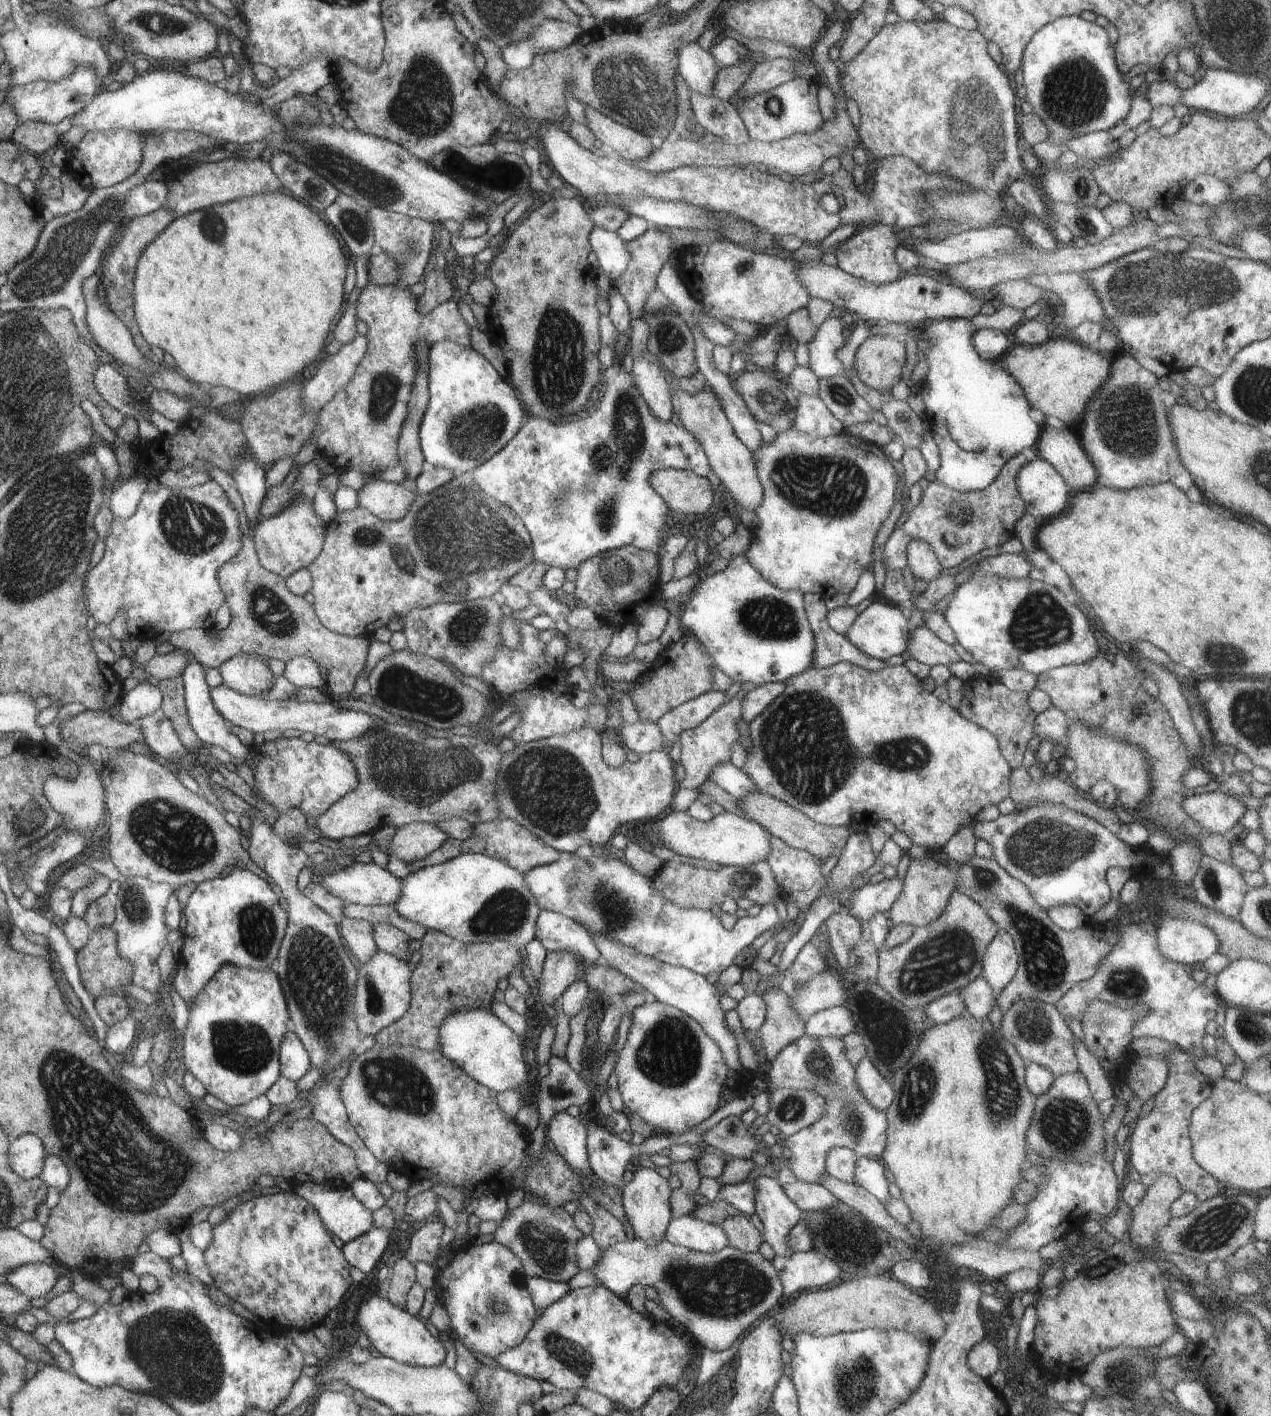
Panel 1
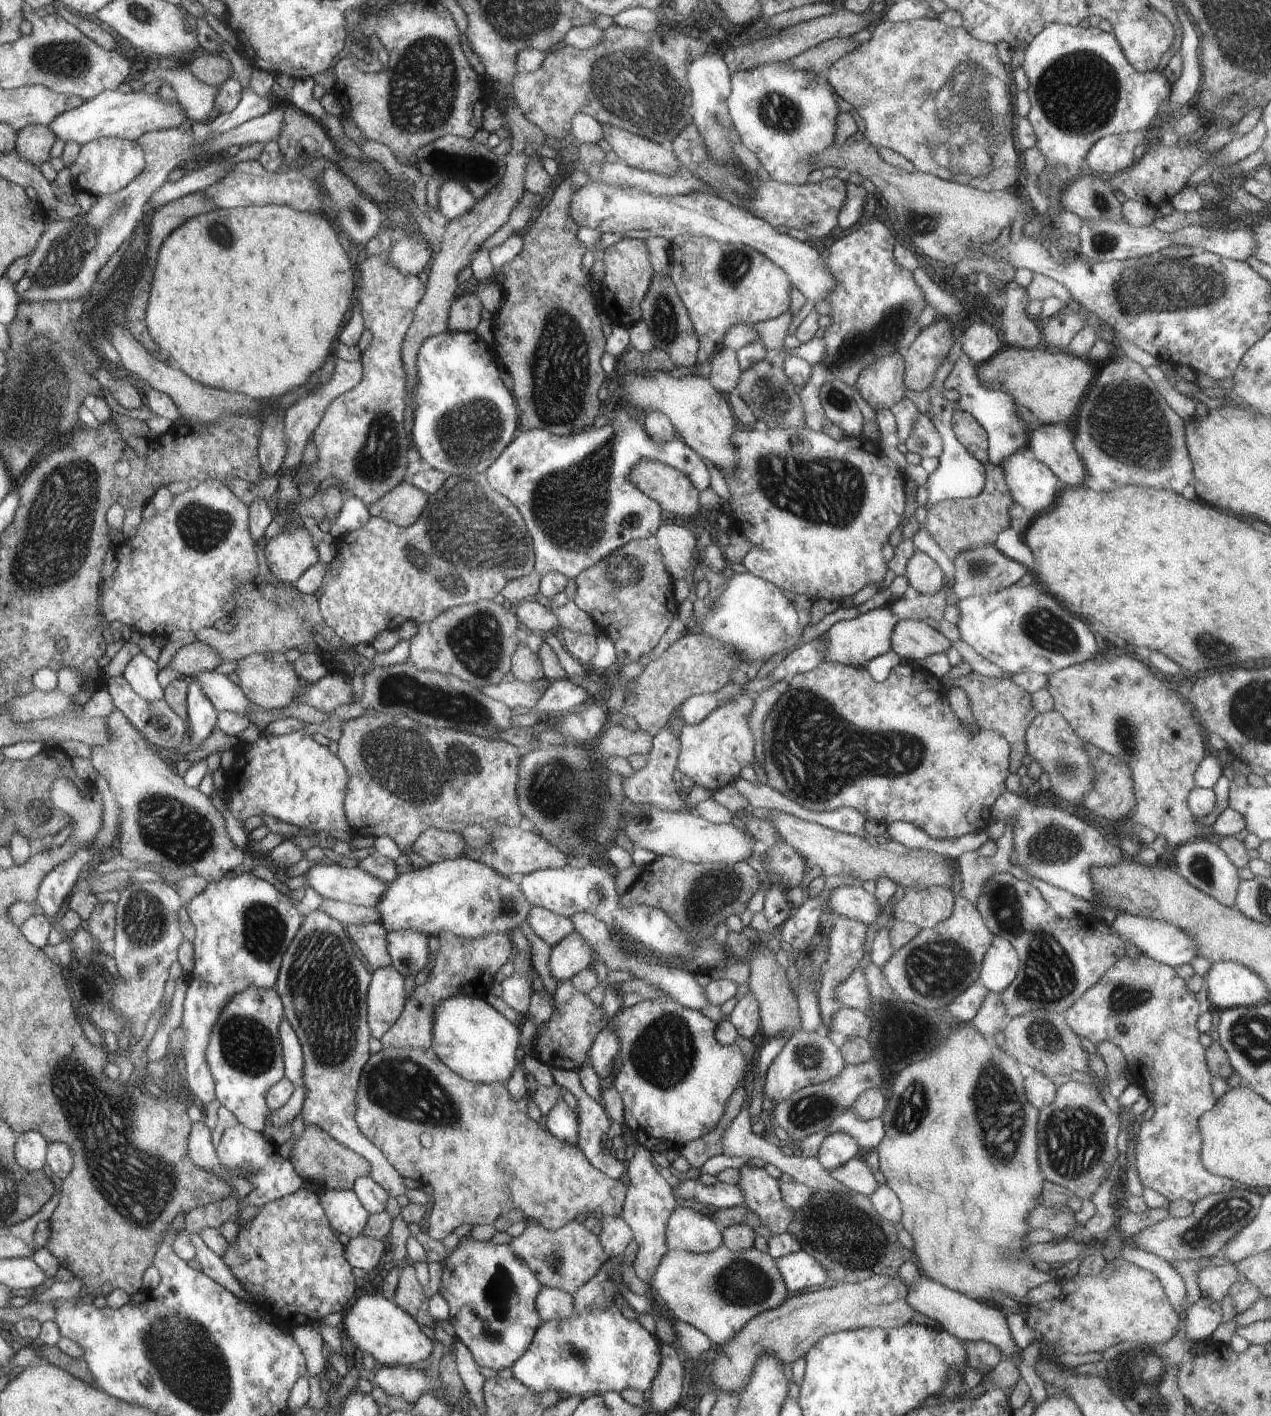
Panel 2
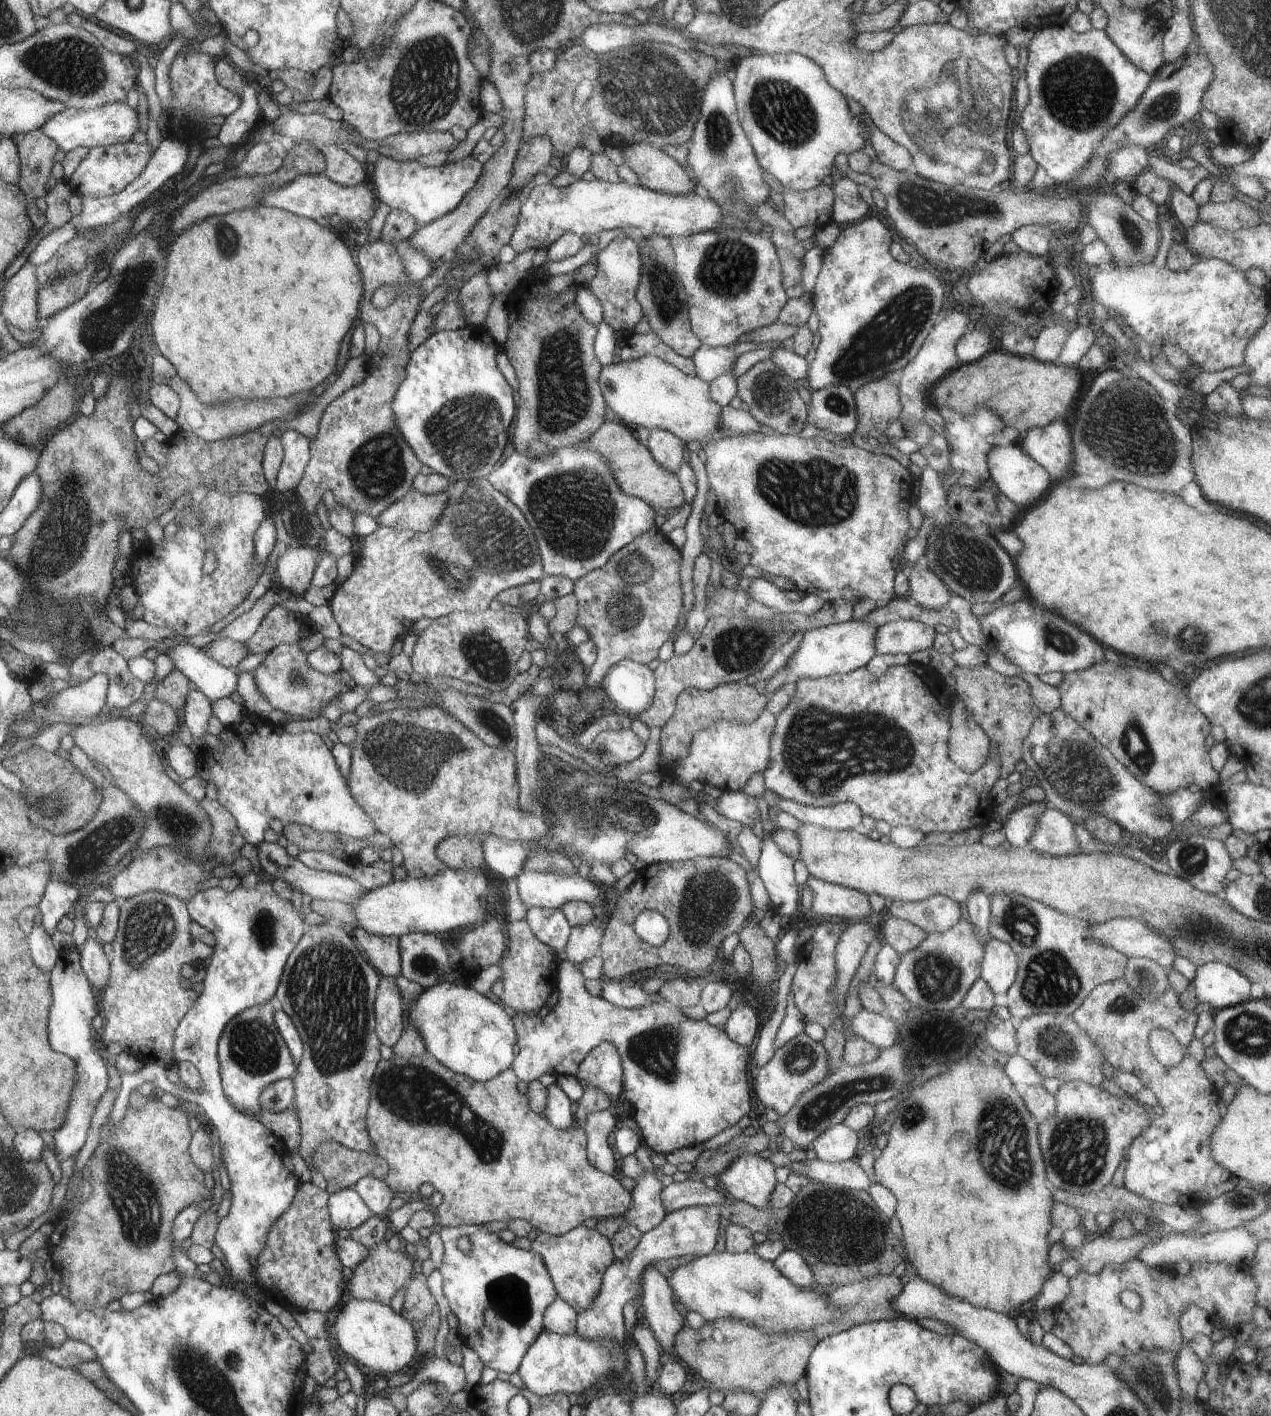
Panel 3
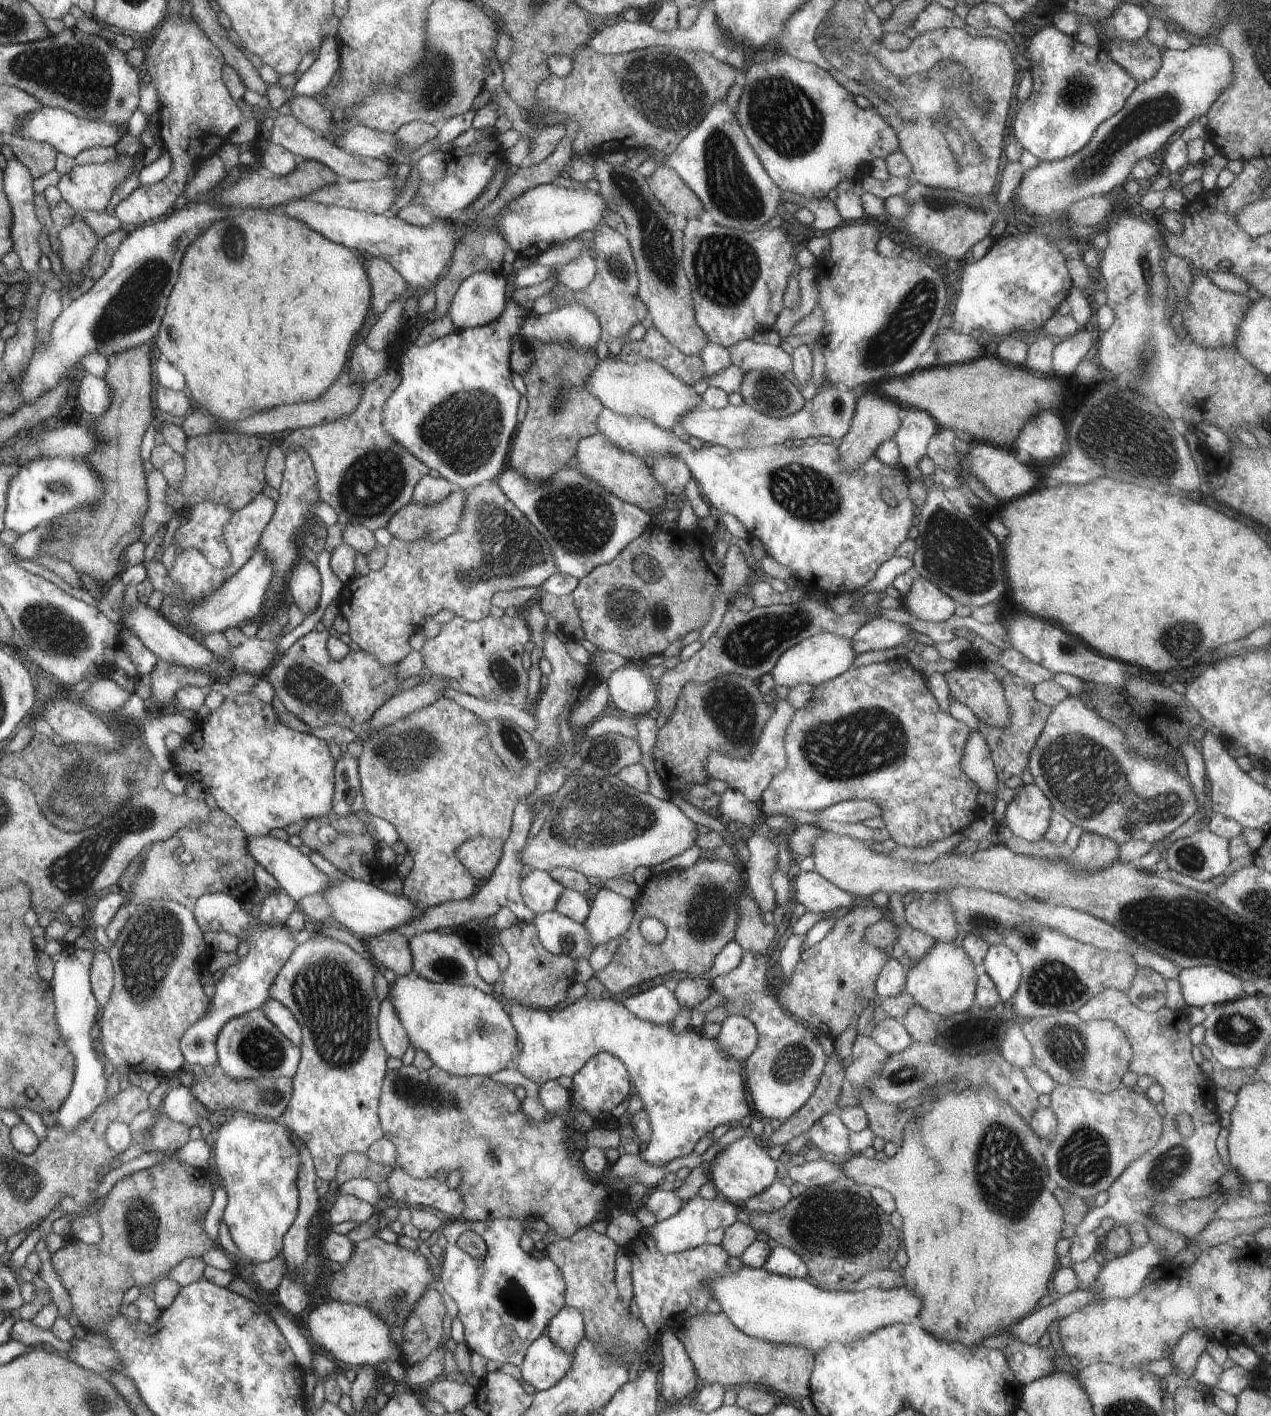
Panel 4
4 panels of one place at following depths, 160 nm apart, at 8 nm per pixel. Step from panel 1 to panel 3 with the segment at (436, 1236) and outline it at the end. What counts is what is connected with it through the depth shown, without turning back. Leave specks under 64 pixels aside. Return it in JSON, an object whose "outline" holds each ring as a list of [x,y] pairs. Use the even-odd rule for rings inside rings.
{"outline":[[[428,1052],[422,1056],[393,1056],[390,1060],[382,1060],[376,1067],[374,1078],[371,1084],[371,1097],[367,1110],[367,1129],[371,1142],[377,1148],[378,1154],[389,1164],[389,1173],[383,1180],[390,1190],[396,1194],[398,1192],[418,1193],[418,1188],[429,1182],[435,1190],[442,1193],[443,1202],[434,1212],[440,1218],[442,1227],[453,1227],[456,1225],[485,1225],[494,1220],[510,1221],[521,1218],[530,1222],[533,1228],[541,1230],[553,1236],[562,1236],[569,1230],[580,1226],[588,1218],[607,1219],[625,1216],[633,1205],[632,1194],[626,1191],[620,1184],[619,1177],[611,1174],[604,1174],[591,1161],[587,1150],[587,1132],[578,1126],[567,1129],[559,1129],[554,1126],[546,1117],[536,1114],[530,1107],[530,1099],[518,1091],[516,1085],[519,1078],[512,1070],[507,1068],[504,1072],[486,1082],[477,1081],[470,1077],[448,1070],[443,1063],[433,1054]]]}

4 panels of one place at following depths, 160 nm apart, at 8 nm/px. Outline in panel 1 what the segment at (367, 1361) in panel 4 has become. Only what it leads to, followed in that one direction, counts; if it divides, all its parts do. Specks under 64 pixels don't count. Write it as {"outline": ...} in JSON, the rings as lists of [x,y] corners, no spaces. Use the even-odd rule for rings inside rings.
{"outline":[[[382,1293],[373,1295],[358,1308],[357,1321],[374,1350],[378,1350],[382,1356],[396,1359],[399,1363],[437,1367],[446,1356],[444,1346],[436,1338],[432,1338],[432,1334],[424,1328],[420,1316],[410,1316],[406,1309],[397,1307],[386,1296],[382,1296]]]}

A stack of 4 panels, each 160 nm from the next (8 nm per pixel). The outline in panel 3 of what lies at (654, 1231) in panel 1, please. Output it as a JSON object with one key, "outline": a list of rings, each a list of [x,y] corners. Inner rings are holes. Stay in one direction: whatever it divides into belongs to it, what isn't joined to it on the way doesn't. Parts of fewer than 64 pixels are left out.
{"outline":[[[638,1147],[634,1155],[643,1166],[643,1173],[635,1180],[636,1186],[631,1193],[633,1205],[625,1217],[630,1225],[636,1226],[644,1234],[658,1226],[668,1212],[661,1199],[664,1184],[661,1181],[660,1171],[652,1164],[646,1149]],[[650,1265],[642,1274],[642,1302],[645,1306],[644,1319],[652,1332],[660,1339],[659,1344],[674,1344],[675,1336],[686,1324],[673,1301],[674,1292],[667,1278]]]}

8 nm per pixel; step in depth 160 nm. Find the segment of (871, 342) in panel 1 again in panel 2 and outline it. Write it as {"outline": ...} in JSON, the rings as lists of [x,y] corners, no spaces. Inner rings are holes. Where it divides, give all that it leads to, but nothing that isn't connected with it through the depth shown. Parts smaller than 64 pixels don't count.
{"outline":[[[902,353],[876,359],[864,369],[854,387],[877,412],[891,409],[905,397],[905,366]]]}

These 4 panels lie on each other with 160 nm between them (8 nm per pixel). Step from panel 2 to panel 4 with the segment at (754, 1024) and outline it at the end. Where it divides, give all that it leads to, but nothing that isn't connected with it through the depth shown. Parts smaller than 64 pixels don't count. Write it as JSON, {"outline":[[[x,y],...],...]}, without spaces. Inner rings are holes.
{"outline":[[[730,1015],[722,1022],[715,1041],[720,1048],[740,1062],[745,1060],[756,1050],[759,1032],[754,1023],[746,1017]]]}

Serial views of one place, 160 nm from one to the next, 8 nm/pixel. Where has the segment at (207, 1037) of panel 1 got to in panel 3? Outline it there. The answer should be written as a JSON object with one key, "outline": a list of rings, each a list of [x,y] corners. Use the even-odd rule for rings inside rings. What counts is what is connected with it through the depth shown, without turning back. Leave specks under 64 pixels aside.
{"outline":[[[275,1002],[254,1005],[250,1009],[243,1010],[226,1026],[219,1041],[218,1058],[224,1094],[238,1110],[255,1118],[255,1114],[262,1111],[259,1098],[262,1096],[263,1089],[280,1079],[294,1079],[296,1072],[298,1072],[298,1064],[303,1055],[304,1045],[295,1021]]]}

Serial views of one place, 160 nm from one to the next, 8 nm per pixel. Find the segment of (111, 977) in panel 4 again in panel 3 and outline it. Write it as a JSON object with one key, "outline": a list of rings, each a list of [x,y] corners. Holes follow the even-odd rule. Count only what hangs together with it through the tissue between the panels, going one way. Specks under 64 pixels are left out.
{"outline":[[[91,934],[79,949],[82,970],[94,990],[104,990],[111,977],[111,964],[102,947],[103,944]]]}

